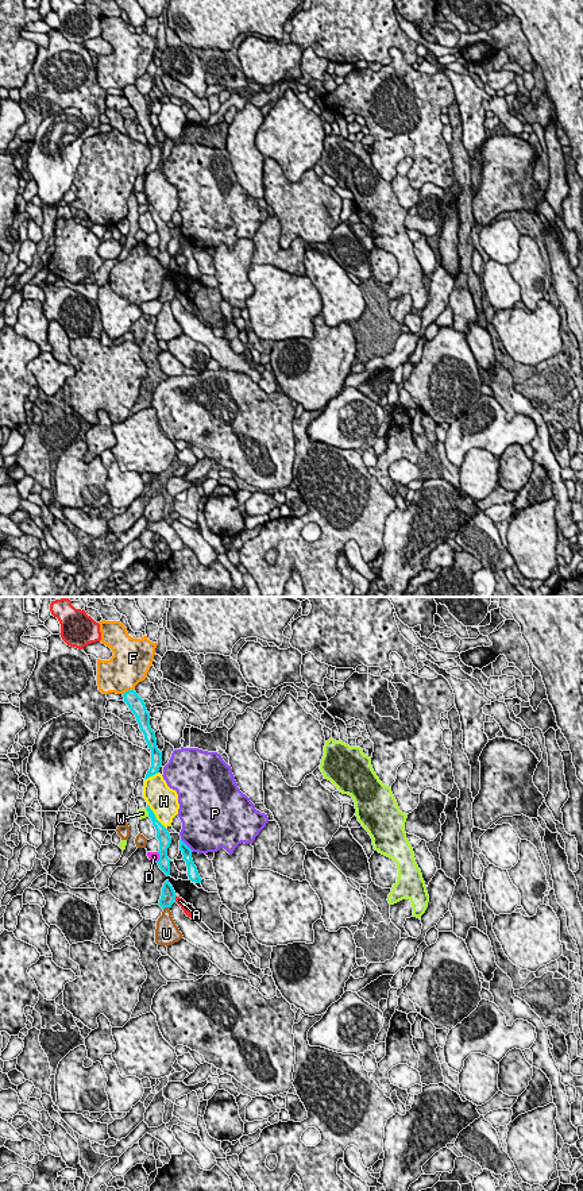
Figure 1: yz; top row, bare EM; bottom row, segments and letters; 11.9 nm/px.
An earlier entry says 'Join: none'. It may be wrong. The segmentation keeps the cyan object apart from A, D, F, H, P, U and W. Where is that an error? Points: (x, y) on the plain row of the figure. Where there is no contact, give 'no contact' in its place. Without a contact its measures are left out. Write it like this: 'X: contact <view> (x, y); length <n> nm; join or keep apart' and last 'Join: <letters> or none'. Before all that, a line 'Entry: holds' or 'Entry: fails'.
Entry: holds
A: contact yz (174, 293); length 70 nm; keep apart
D: contact yz (159, 253); length 130 nm; keep apart
F: contact yz (128, 85); length 140 nm; keep apart
H: contact yz (154, 211); length 380 nm; keep apart
P: contact yz (186, 241); length 220 nm; keep apart
U: contact yz (166, 301); length 90 nm; keep apart
W: contact yz (147, 205); length 120 nm; keep apart
Join: none

